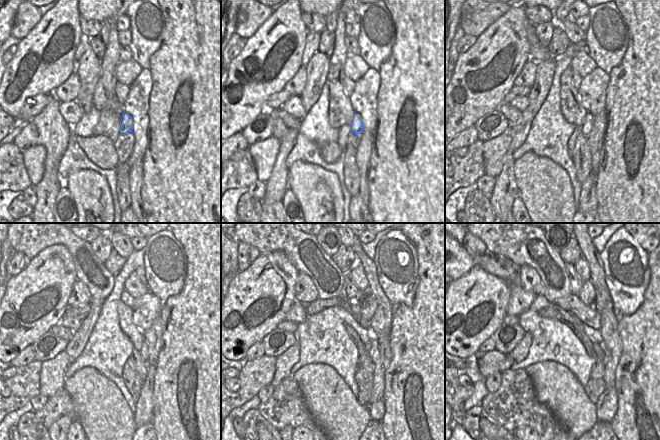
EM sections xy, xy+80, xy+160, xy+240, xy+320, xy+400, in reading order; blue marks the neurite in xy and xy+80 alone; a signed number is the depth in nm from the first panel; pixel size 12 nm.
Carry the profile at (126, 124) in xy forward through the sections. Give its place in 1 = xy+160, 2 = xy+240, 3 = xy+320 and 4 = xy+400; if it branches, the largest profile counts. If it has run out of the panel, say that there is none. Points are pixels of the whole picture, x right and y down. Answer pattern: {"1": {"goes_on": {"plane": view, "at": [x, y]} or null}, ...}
{"1": {"goes_on": {"plane": "xy+160", "at": [587, 125]}}, "2": {"goes_on": {"plane": "xy+240", "at": [144, 349]}}, "3": {"goes_on": {"plane": "xy+320", "at": [374, 353]}}, "4": {"goes_on": {"plane": "xy+400", "at": [606, 357]}}}

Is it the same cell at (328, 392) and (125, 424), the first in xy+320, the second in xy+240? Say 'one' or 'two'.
one

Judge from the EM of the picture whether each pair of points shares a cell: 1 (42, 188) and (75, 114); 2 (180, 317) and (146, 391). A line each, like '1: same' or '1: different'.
1: different
2: different

